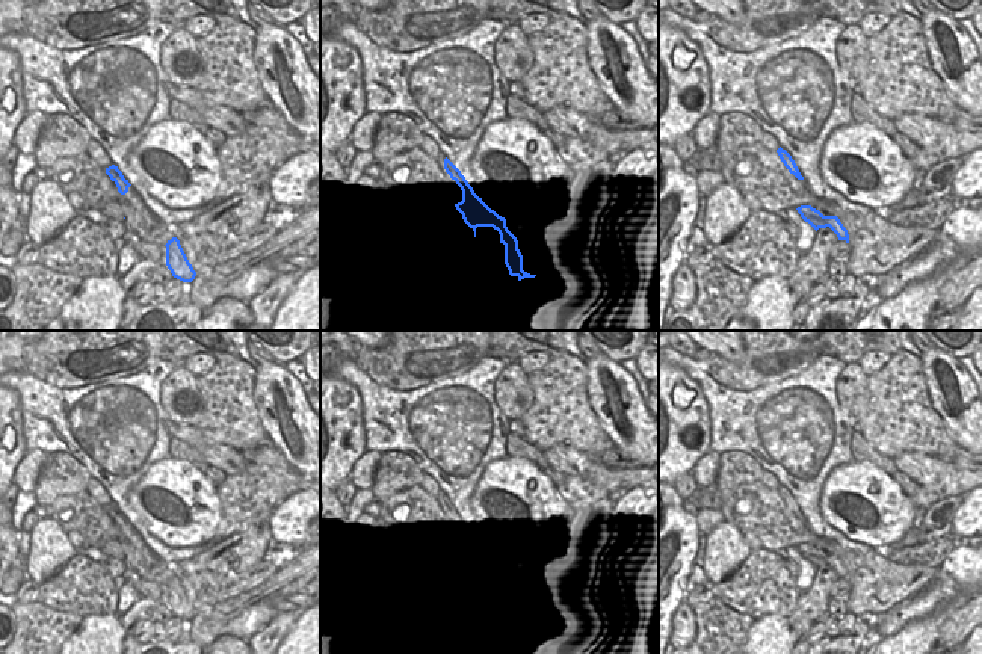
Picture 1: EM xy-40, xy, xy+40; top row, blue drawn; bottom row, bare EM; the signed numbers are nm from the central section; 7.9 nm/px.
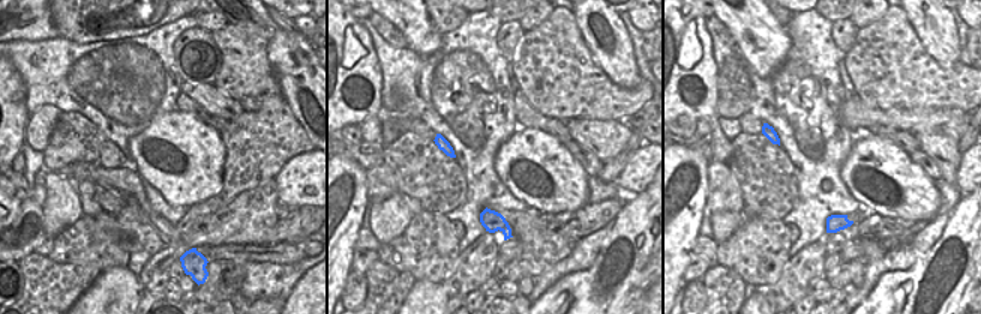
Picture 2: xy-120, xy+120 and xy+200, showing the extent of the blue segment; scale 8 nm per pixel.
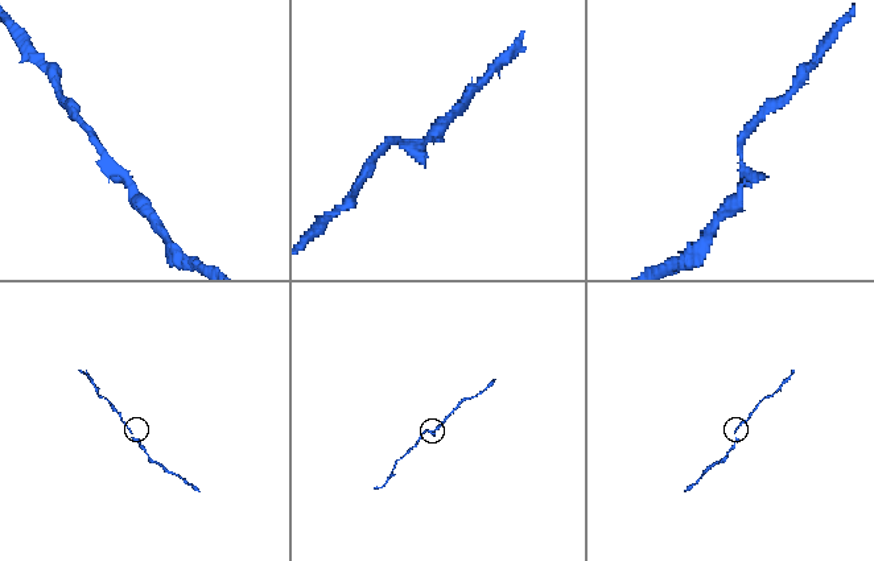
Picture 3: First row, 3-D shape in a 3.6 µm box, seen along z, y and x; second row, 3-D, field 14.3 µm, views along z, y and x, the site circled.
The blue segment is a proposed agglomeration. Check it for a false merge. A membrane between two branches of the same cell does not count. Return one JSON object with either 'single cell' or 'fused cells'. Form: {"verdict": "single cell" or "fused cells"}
{"verdict": "single cell"}

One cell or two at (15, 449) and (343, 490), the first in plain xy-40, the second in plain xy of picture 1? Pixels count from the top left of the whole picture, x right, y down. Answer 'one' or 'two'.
two

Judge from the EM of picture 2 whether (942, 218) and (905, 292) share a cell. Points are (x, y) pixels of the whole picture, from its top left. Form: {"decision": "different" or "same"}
{"decision": "different"}

